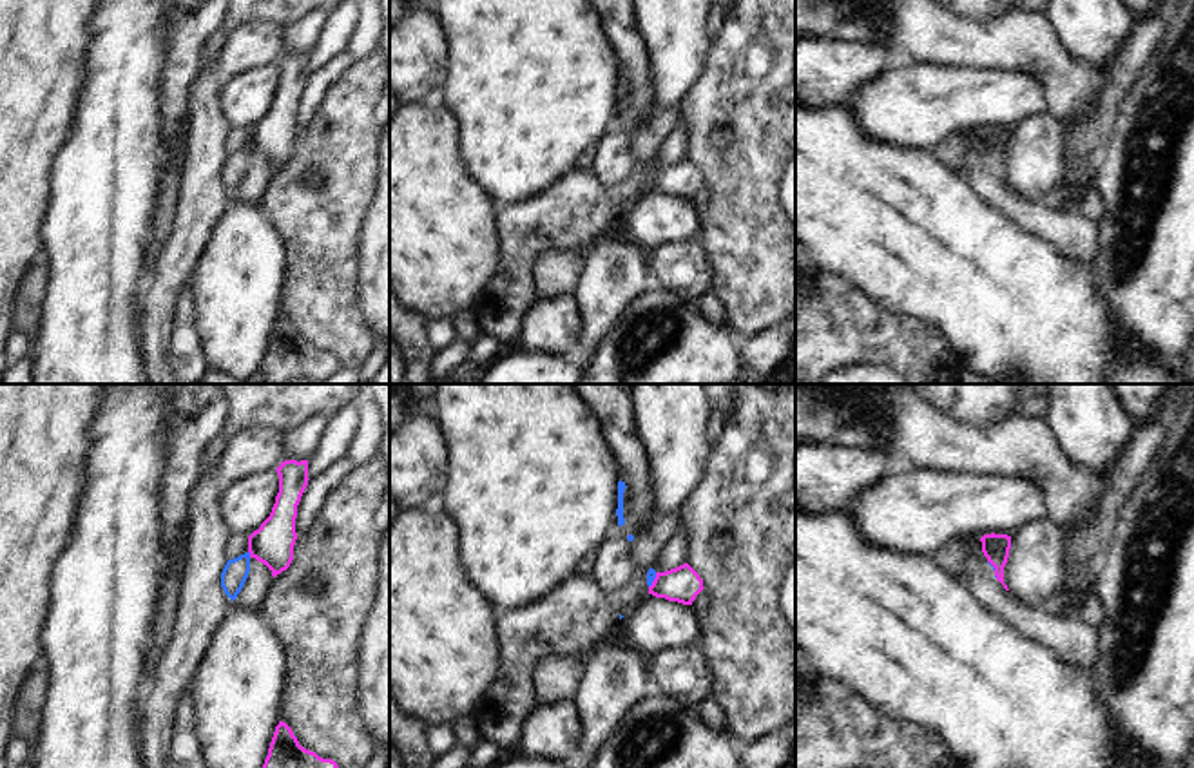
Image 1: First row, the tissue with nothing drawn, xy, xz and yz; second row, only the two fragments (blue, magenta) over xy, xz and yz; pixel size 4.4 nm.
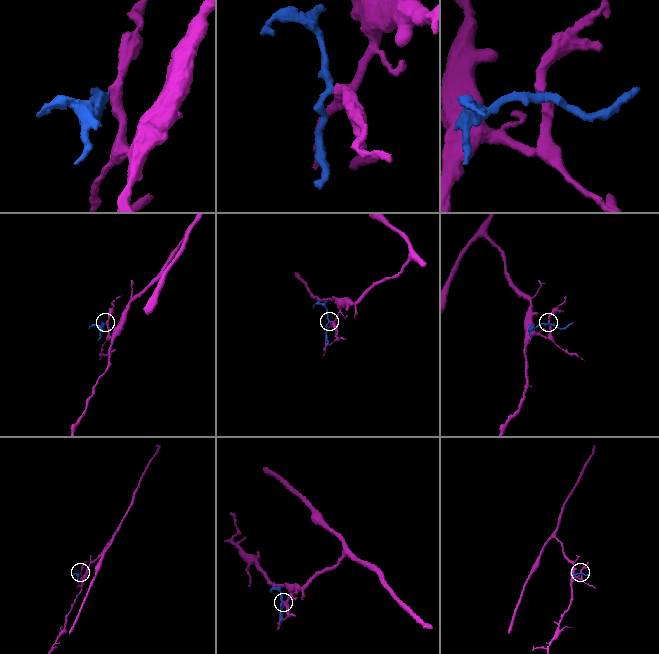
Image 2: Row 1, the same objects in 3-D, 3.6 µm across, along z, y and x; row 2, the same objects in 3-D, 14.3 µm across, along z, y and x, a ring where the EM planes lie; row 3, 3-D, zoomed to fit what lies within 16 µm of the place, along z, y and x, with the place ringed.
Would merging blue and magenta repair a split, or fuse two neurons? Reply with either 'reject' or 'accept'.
reject

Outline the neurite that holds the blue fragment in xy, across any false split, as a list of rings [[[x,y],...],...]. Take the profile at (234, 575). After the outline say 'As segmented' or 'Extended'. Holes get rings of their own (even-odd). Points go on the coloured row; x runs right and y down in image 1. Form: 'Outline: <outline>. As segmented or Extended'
Outline: [[[245,552],[234,560],[228,560],[221,572],[221,587],[225,594],[234,601],[241,592],[250,572],[250,552]]]. As segmented.

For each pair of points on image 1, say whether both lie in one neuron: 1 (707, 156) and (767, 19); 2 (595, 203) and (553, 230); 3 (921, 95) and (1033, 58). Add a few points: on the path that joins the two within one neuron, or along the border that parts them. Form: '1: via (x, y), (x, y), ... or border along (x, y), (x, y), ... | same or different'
1: via (702, 122), (767, 53) | same
2: via (584, 211), (577, 211), (564, 220) | same
3: border along (955, 66), (1019, 69), (1031, 73), (1039, 82) | different

